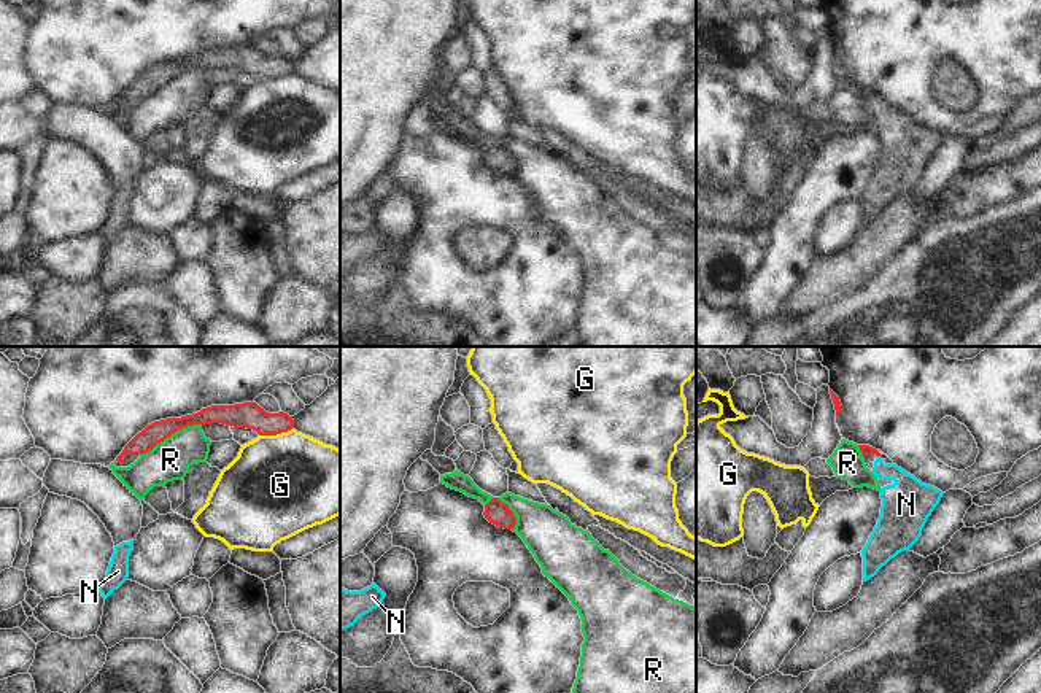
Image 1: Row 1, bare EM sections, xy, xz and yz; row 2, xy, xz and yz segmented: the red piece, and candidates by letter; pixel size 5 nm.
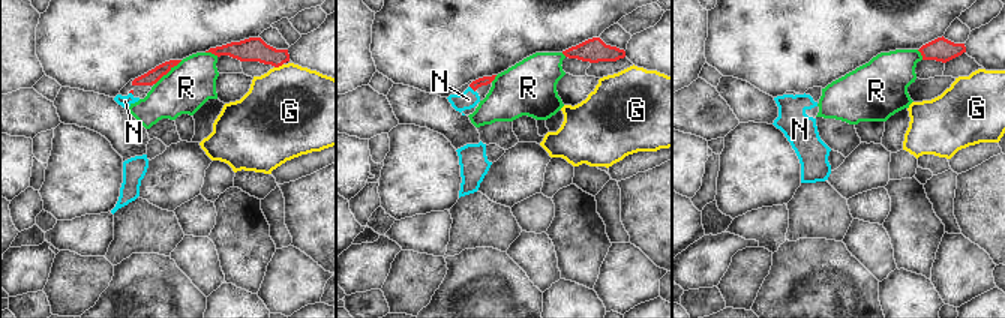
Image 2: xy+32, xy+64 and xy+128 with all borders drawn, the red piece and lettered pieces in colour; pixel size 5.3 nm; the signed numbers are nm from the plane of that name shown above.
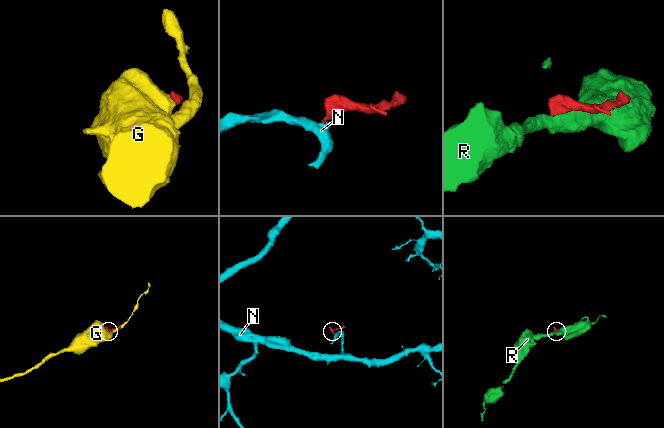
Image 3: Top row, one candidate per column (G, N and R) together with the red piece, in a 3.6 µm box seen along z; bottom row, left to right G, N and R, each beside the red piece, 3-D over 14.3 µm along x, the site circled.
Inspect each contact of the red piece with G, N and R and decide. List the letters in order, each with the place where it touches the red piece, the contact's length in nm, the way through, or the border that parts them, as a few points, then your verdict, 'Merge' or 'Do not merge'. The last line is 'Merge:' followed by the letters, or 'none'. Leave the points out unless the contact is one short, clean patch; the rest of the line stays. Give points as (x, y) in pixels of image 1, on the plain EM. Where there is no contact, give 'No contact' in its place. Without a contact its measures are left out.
G: Touches red at xy (275, 78). Shared border 170 nm. Do not merge
N: Touches red at yz (879, 99). Shared border 30 nm. Path across: yz (865, 94), (873, 94), (879, 99), (906, 131), (906, 140). Merge
R: Touches red at xy (170, 78). Shared border 360 nm. Do not merge
Merge: N

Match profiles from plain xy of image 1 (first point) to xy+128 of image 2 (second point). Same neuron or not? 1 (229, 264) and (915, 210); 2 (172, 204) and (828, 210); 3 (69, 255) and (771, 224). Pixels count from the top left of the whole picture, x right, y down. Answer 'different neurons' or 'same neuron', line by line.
1: same neuron
2: different neurons
3: same neuron

